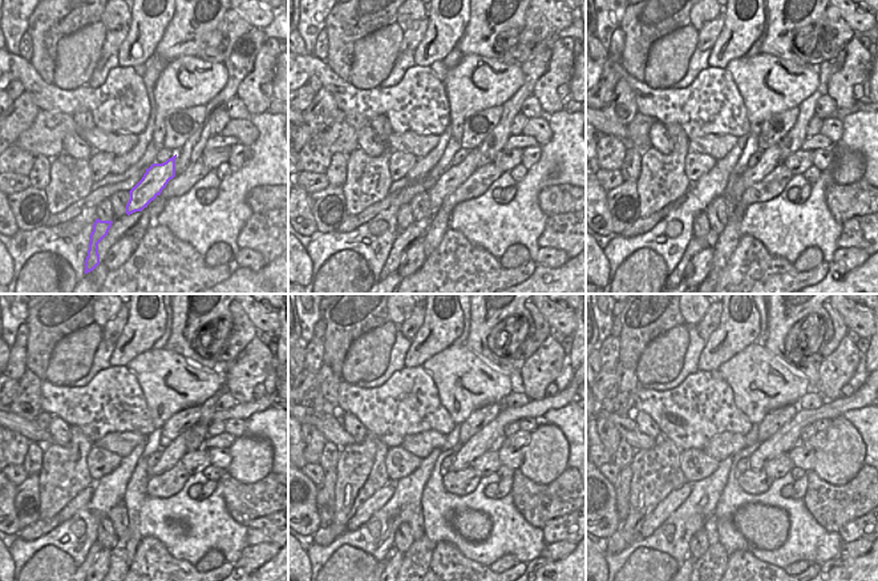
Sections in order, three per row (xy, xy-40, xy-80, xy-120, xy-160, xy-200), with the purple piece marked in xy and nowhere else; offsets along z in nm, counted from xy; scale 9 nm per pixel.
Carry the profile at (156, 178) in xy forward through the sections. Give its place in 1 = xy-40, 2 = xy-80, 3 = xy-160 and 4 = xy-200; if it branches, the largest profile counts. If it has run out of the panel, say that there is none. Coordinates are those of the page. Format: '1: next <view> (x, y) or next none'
1: next xy-40 (456, 174)
2: next xy-80 (769, 160)
3: next xy-160 (469, 451)
4: next xy-200 (765, 452)

